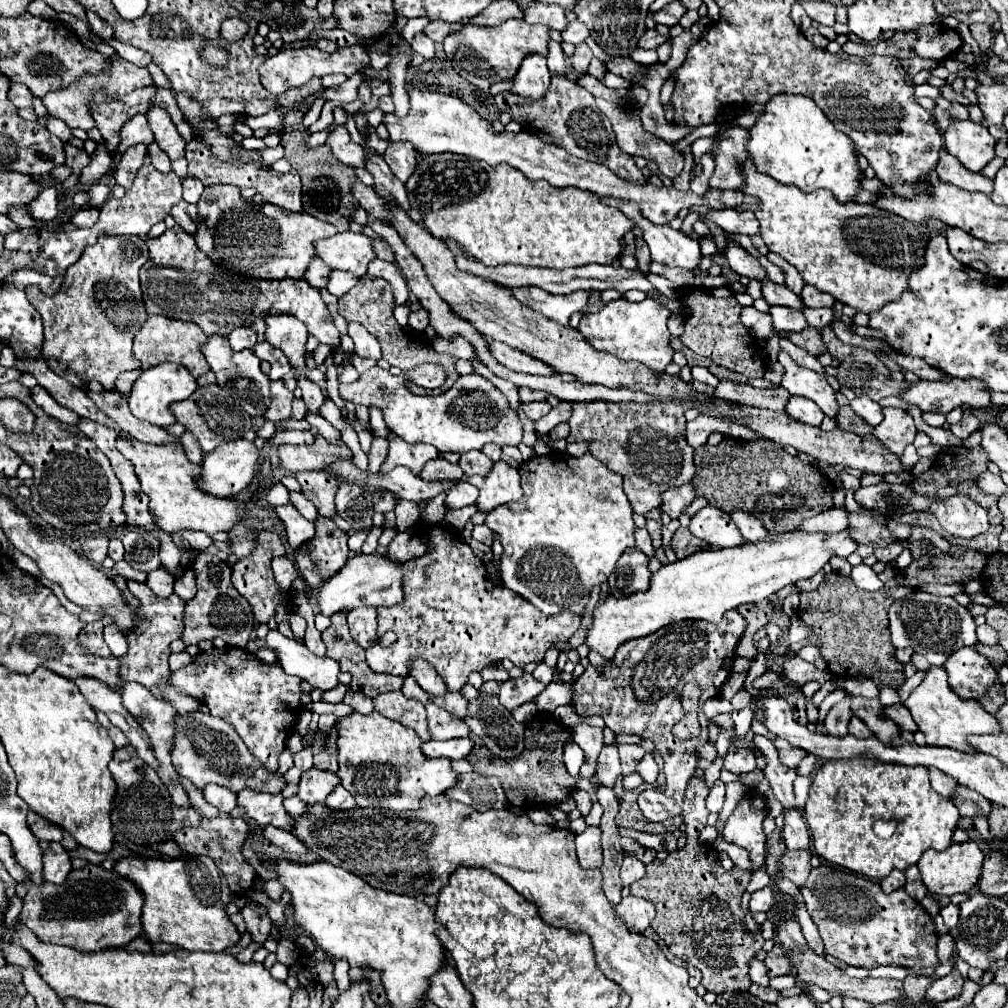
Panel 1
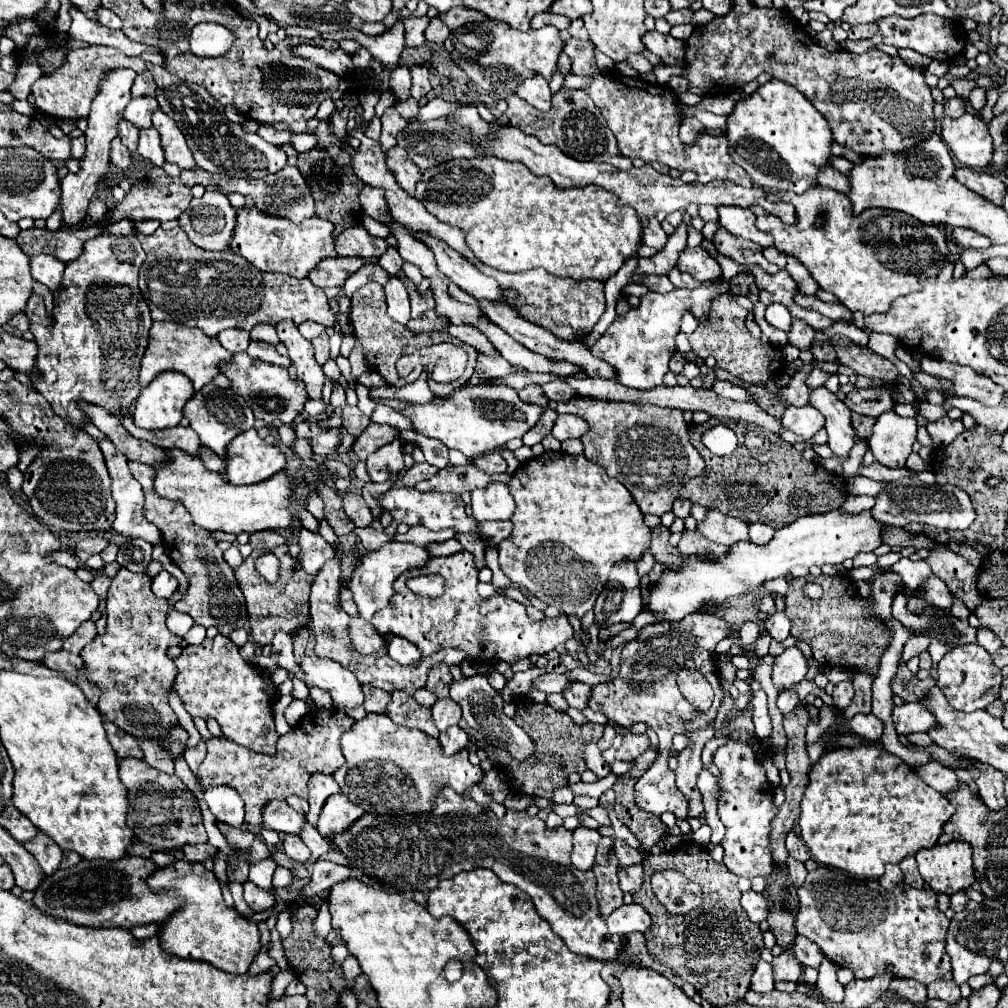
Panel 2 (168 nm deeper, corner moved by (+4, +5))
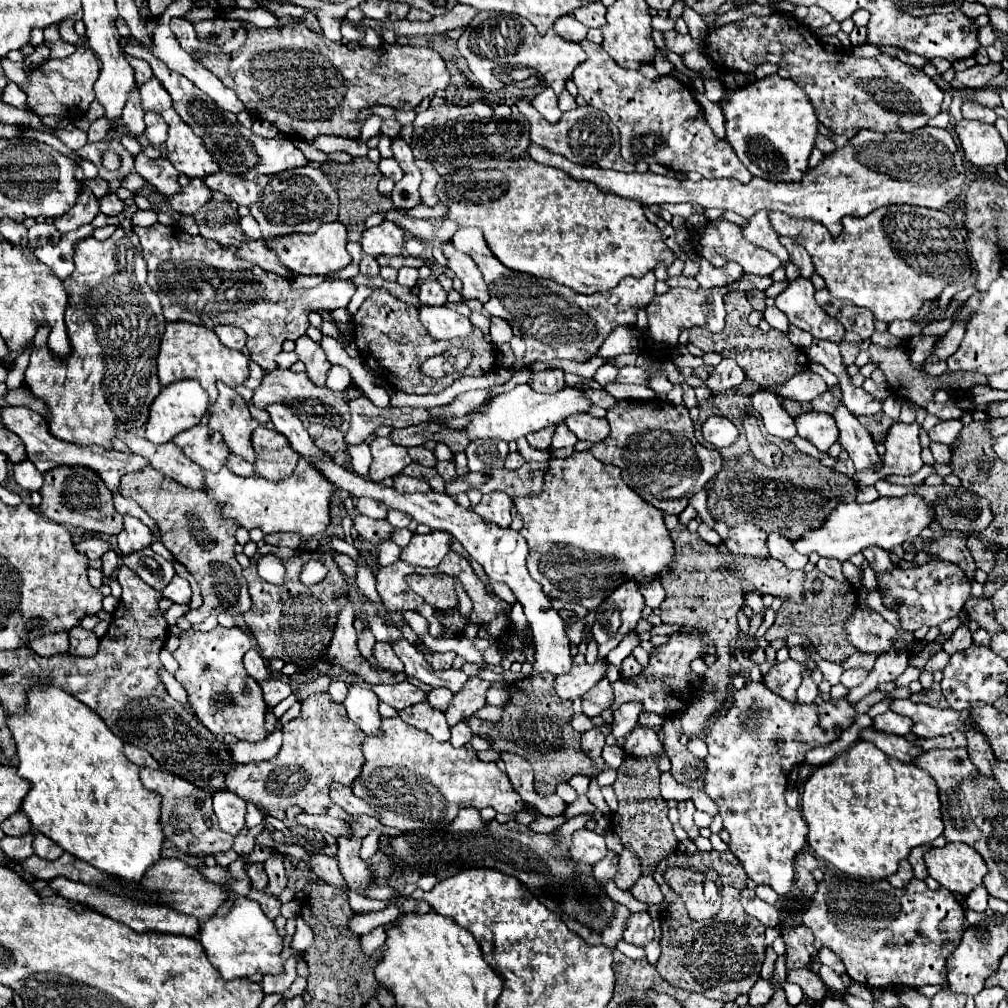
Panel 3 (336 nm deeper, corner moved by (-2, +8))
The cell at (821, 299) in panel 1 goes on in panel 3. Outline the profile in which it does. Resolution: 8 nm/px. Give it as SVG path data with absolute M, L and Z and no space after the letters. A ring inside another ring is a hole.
M779 237L779 241L781 241L781 245L785 245L785 249L789 251L789 257L791 257L791 261L799 267L799 271L801 271L801 277L805 277L805 279L811 279L811 275L815 273L815 267L813 267L813 261L811 261L811 257L807 255L807 251L799 245L799 243L795 243L793 239L787 239L787 237Z

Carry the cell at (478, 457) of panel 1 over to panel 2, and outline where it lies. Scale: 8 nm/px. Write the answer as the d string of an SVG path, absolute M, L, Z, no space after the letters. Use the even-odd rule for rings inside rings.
M489 452L489 454L481 456L481 458L477 458L473 464L475 464L479 470L481 470L481 468L487 470L489 474L497 474L497 472L505 472L505 470L507 470L507 462L505 462L503 456L497 454L497 452Z

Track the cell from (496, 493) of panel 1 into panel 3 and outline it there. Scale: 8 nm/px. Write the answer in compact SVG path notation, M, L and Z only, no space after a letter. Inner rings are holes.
M493 491L493 493L483 495L483 499L473 507L477 515L481 515L483 519L491 523L497 523L499 527L509 527L511 509L513 509L513 501L503 491Z

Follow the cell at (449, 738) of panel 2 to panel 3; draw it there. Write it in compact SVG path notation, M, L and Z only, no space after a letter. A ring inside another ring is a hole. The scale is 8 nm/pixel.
M457 723L455 727L451 727L451 739L449 739L449 743L453 745L453 747L463 747L465 743L469 743L471 741L471 729L467 727L467 723Z

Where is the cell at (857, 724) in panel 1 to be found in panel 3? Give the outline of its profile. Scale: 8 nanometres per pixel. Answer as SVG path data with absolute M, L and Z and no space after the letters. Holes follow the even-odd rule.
M887 711L887 713L877 715L873 719L873 729L875 731L883 731L883 733L893 733L893 735L905 737L911 731L911 719L909 717L895 715L893 711Z

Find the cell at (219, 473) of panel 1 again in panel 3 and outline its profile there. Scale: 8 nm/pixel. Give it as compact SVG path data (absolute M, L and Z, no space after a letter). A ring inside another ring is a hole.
M257 427L251 435L251 445L257 453L255 471L265 479L287 479L299 461L299 455L287 443L287 437L267 427Z

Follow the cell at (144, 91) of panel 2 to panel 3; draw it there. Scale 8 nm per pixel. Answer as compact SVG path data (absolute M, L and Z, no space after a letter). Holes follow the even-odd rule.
M127 57L127 61L129 61L129 63L131 63L131 67L135 69L137 85L143 85L145 81L153 79L153 71L151 71L151 67L149 67L145 61L141 61L141 59L135 59L135 57Z

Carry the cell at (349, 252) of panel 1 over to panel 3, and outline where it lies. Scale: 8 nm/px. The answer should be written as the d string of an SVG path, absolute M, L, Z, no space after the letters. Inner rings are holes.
M385 221L377 227L365 229L361 239L359 239L363 253L373 255L373 257L377 257L377 255L401 255L403 243L405 243L405 231L391 221Z

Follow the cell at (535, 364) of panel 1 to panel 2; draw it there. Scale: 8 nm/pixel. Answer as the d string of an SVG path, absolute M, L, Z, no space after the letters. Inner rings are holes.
M447 322L443 326L443 332L447 332L449 336L473 346L475 350L487 354L487 356L495 356L497 350L493 348L493 344L487 340L487 336L483 332L479 332L475 326L469 326L469 324L453 324L453 322Z

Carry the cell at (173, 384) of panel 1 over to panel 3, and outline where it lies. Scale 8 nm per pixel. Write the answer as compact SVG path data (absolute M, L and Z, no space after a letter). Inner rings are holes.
M183 379L183 383L171 383L171 387L163 387L161 393L155 397L155 403L151 403L149 419L145 423L145 437L157 445L169 443L181 431L197 425L201 417L207 413L207 407L209 399L199 383L195 383L193 379Z

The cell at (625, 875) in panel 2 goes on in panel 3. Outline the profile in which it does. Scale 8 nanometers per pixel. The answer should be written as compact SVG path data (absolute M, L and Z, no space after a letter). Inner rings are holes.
M641 875L629 891L633 893L635 899L643 903L661 903L661 889L651 875Z

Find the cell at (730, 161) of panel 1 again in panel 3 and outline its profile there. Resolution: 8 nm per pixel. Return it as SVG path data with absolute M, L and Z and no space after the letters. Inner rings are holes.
M583 39L579 43L583 47L583 51L587 53L587 61L583 61L579 67L575 67L573 71L573 81L579 89L579 95L593 107L603 109L609 119L619 127L621 133L621 155L625 161L629 163L639 163L639 161L647 161L647 163L661 163L673 171L697 171L707 179L715 179L715 177L733 177L739 179L741 183L749 183L753 179L753 175L743 167L743 163L739 163L733 147L725 141L715 137L715 133L709 129L709 125L705 123L705 115L703 109L699 107L699 103L695 101L693 93L689 87L685 87L681 81L677 81L675 77L657 77L655 81L645 79L639 71L627 71L627 69L619 69L615 63L611 63L611 57L603 51L601 45L591 43L587 39Z

